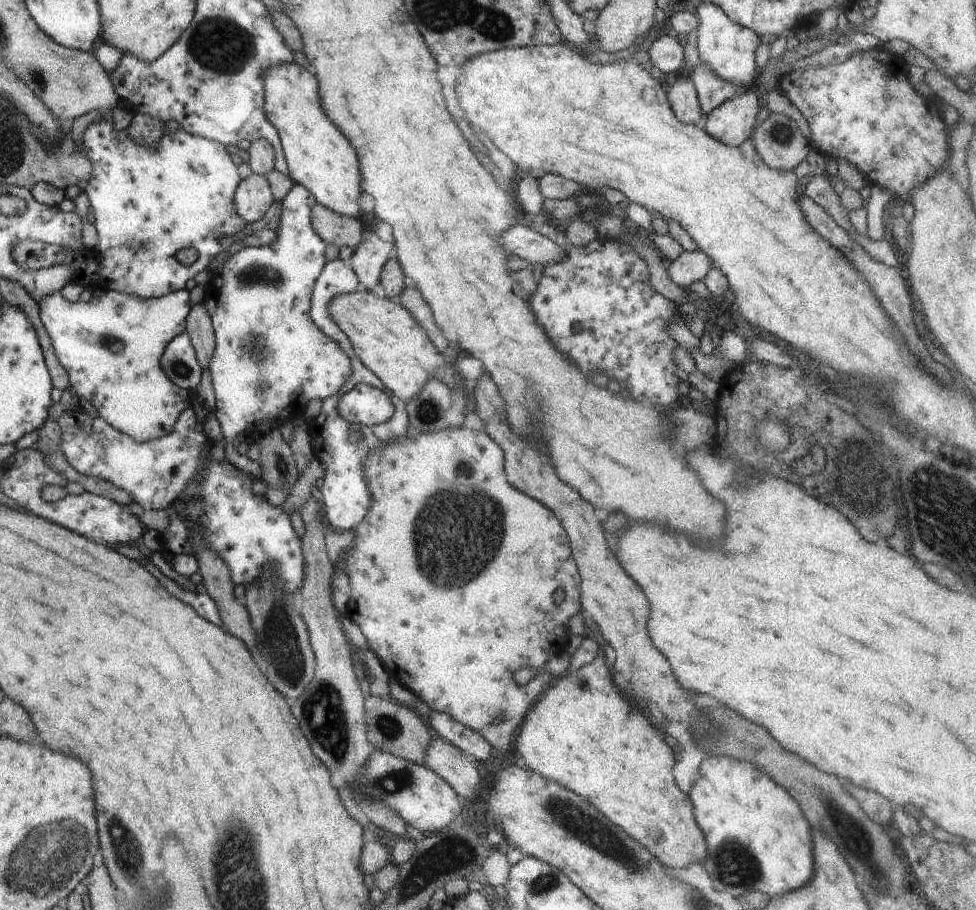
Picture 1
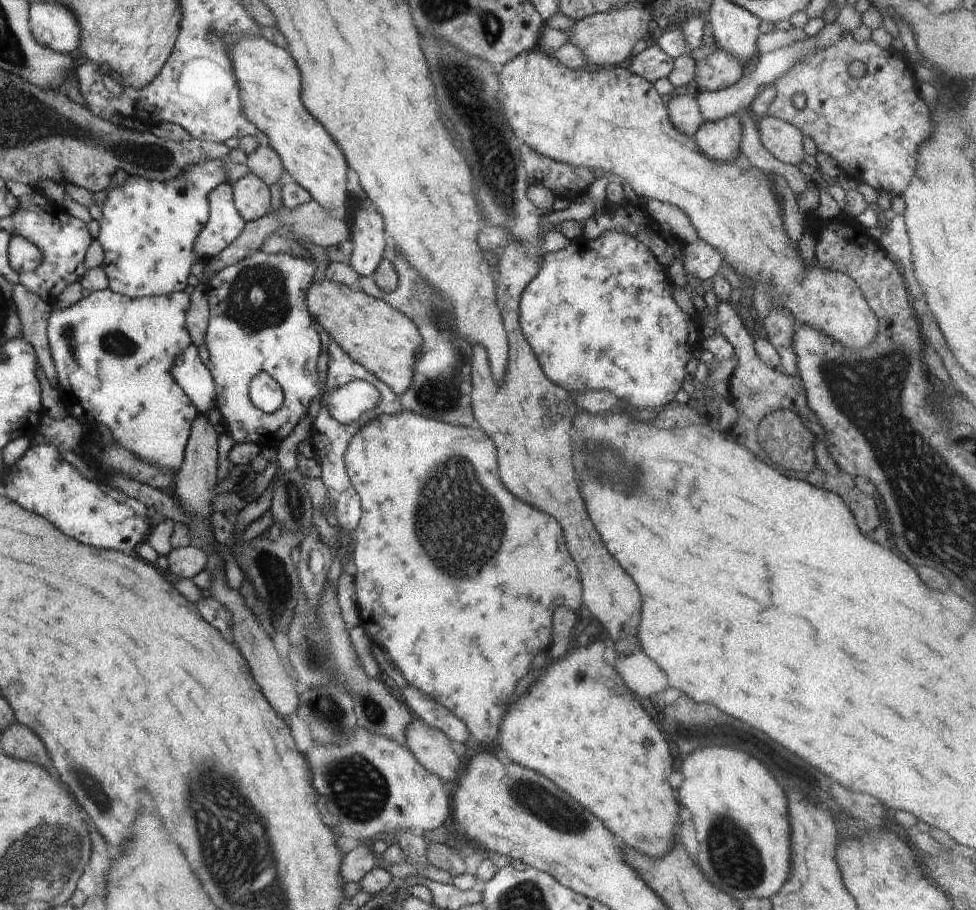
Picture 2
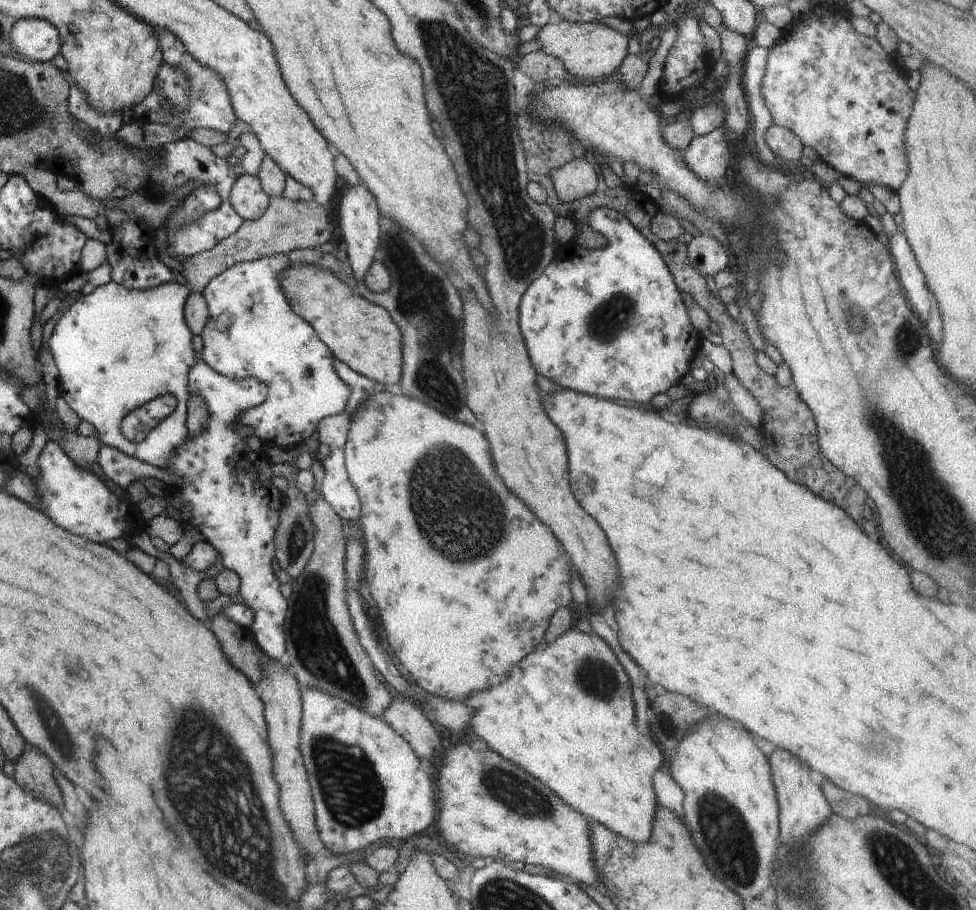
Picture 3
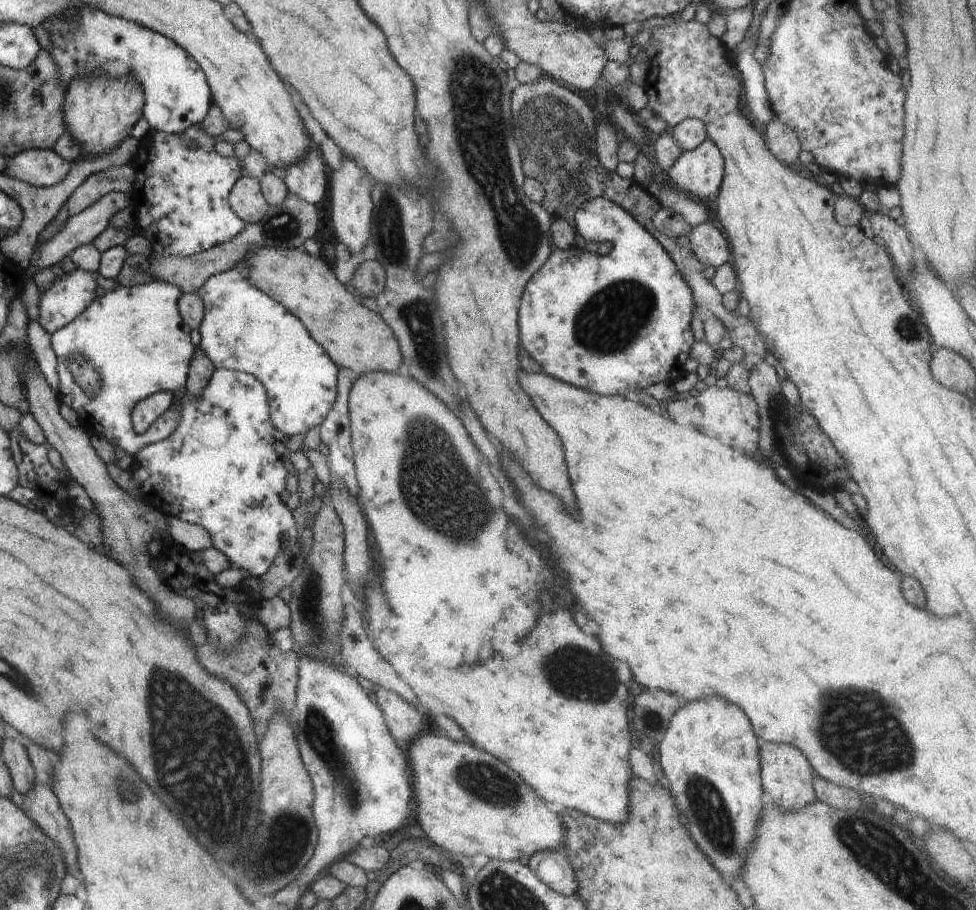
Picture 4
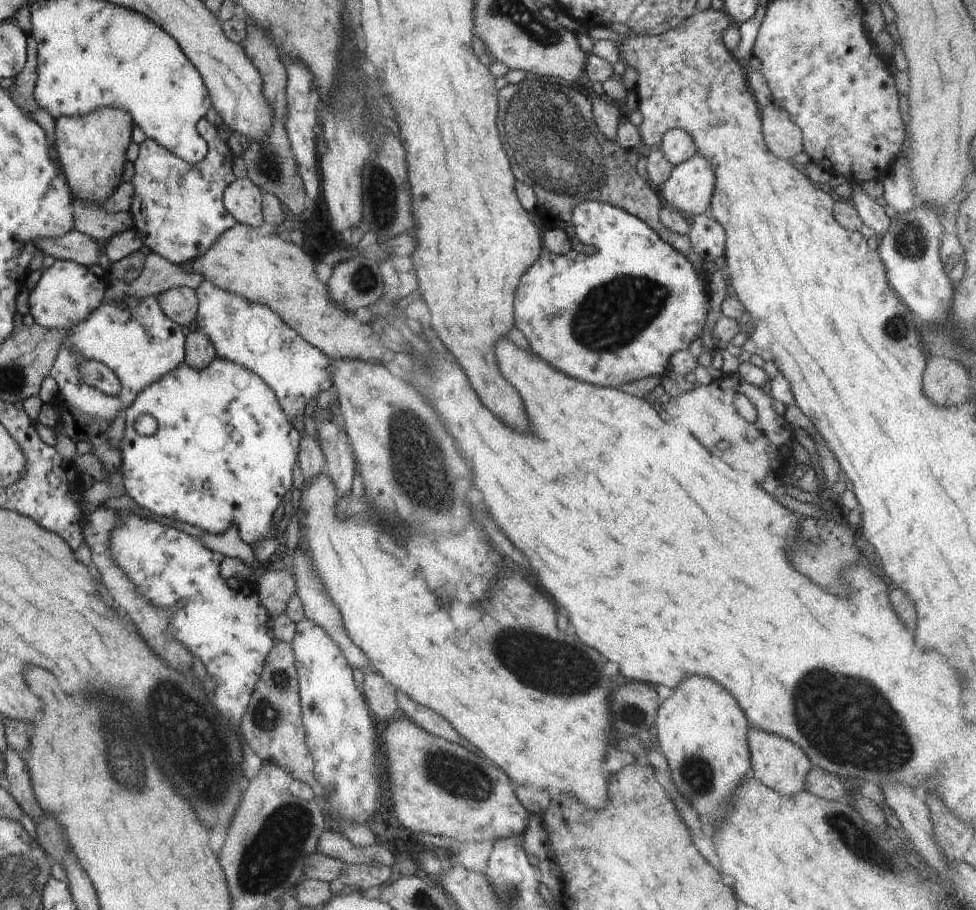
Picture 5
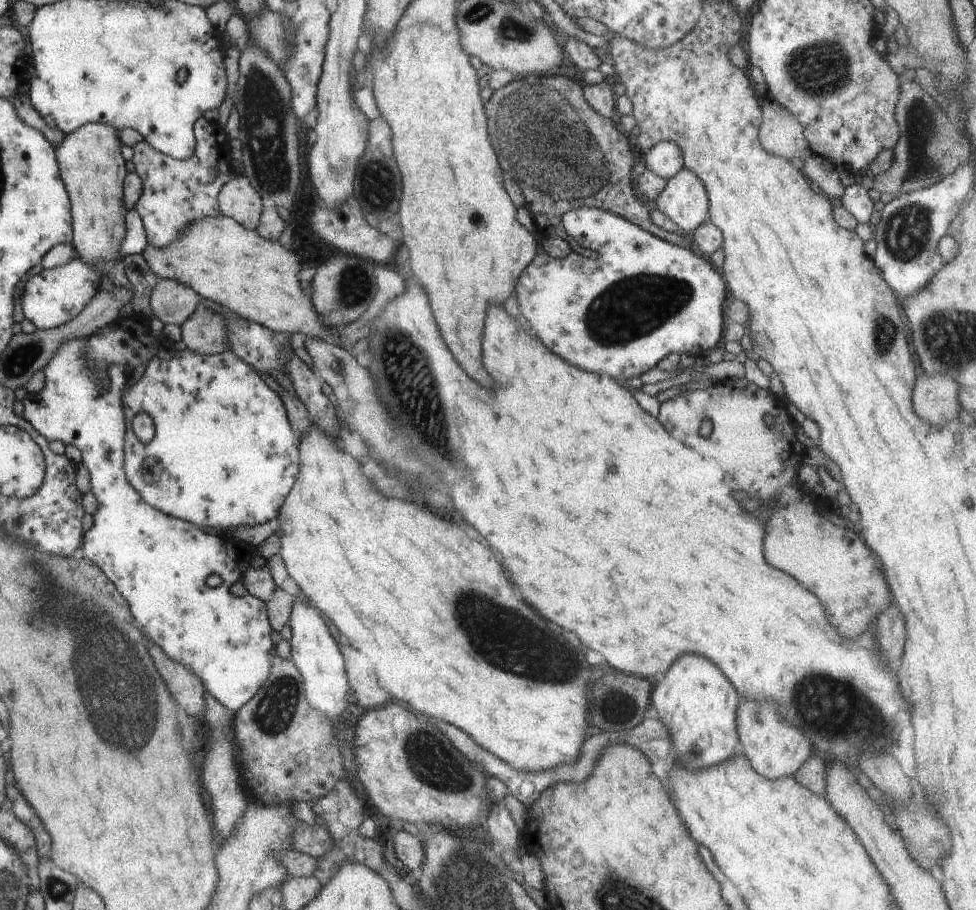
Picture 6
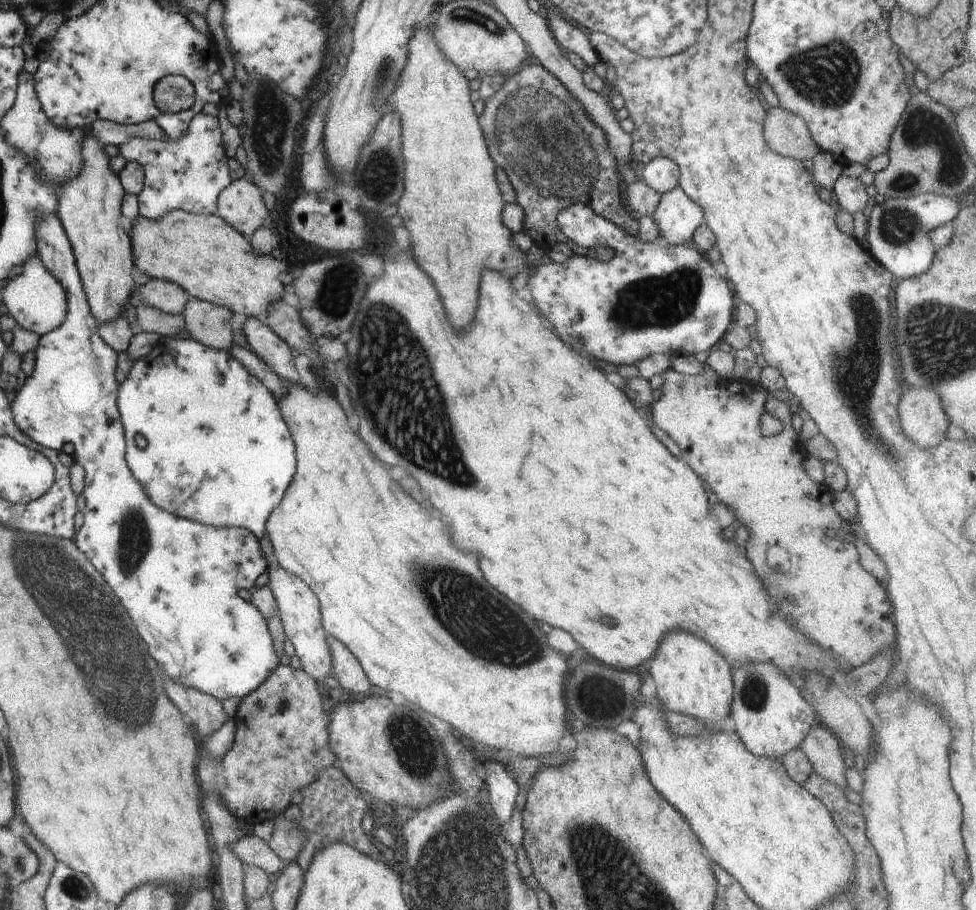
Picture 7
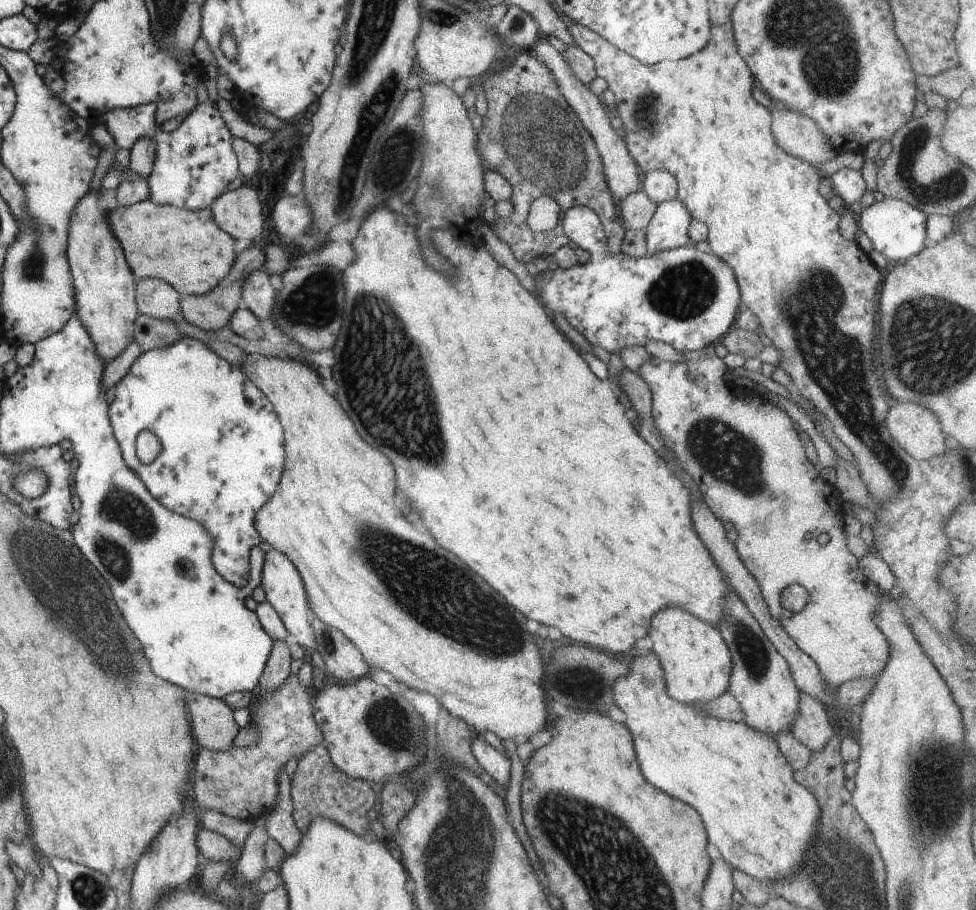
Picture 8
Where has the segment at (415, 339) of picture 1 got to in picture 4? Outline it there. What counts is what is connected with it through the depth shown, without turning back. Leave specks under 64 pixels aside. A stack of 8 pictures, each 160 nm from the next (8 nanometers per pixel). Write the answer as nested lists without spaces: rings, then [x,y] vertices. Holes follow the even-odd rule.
[[[252,247],[245,254],[244,264],[249,269],[249,281],[252,286],[279,302],[298,318],[337,367],[350,369],[359,375],[370,371],[398,372],[403,357],[393,330],[379,314],[364,307],[345,285],[338,282],[334,273],[320,257],[309,255],[303,249]]]

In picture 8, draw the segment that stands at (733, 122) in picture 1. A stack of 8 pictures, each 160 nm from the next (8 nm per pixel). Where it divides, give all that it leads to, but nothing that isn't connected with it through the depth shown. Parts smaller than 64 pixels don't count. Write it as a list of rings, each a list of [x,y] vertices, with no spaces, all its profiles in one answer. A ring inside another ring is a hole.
[[[678,199],[660,203],[650,224],[644,230],[647,256],[688,245],[691,242],[688,227],[692,219]]]

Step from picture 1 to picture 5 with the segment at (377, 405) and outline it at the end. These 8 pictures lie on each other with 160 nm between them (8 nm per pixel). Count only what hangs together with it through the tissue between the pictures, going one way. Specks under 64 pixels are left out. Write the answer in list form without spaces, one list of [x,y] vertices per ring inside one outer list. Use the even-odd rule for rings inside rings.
[[[202,281],[195,293],[199,305],[193,328],[210,337],[217,357],[241,364],[244,368],[249,368],[254,374],[257,374],[272,389],[286,418],[293,427],[296,418],[302,417],[305,406],[308,405],[311,398],[316,398],[316,395],[320,394],[322,390],[331,390],[331,376],[334,372],[332,360],[321,350],[306,342],[287,324],[284,324],[281,317],[273,310],[219,289],[208,281]]]

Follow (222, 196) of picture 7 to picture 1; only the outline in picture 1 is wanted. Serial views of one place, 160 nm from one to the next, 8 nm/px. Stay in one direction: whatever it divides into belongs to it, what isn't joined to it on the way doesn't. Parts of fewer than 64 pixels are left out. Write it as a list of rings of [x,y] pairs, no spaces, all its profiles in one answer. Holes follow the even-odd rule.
[[[252,173],[237,186],[233,205],[247,223],[260,220],[270,210],[274,201],[266,176]]]

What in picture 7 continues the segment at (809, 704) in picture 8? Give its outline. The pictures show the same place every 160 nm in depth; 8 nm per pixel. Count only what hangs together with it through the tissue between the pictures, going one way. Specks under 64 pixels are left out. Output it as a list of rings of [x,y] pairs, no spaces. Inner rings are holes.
[[[819,720],[810,727],[800,750],[811,760],[813,770],[826,780],[837,784],[844,792],[848,787],[845,777],[844,750],[839,747],[833,732]]]

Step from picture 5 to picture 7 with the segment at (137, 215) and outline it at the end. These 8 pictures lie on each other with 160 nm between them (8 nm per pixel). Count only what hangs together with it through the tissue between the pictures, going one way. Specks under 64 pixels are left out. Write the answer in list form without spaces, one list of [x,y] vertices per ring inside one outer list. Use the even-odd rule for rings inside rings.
[[[203,111],[192,117],[186,132],[176,140],[130,137],[117,147],[127,161],[139,162],[145,170],[144,188],[137,194],[137,201],[139,215],[148,220],[175,210],[214,215],[219,194],[233,181],[218,119]]]

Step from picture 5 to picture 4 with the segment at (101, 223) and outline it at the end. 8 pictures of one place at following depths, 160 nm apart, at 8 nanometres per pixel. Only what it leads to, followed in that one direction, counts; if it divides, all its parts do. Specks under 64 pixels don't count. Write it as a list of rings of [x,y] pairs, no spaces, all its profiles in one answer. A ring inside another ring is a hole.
[[[133,165],[112,166],[92,173],[68,196],[66,204],[69,216],[80,214],[109,192],[124,191],[130,194],[134,179],[135,167]]]

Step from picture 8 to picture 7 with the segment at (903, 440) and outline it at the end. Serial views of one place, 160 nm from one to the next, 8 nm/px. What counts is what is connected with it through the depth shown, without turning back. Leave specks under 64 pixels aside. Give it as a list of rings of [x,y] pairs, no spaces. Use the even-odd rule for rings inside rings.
[[[906,388],[898,406],[900,426],[908,440],[920,448],[934,448],[944,440],[948,420],[934,390]]]

